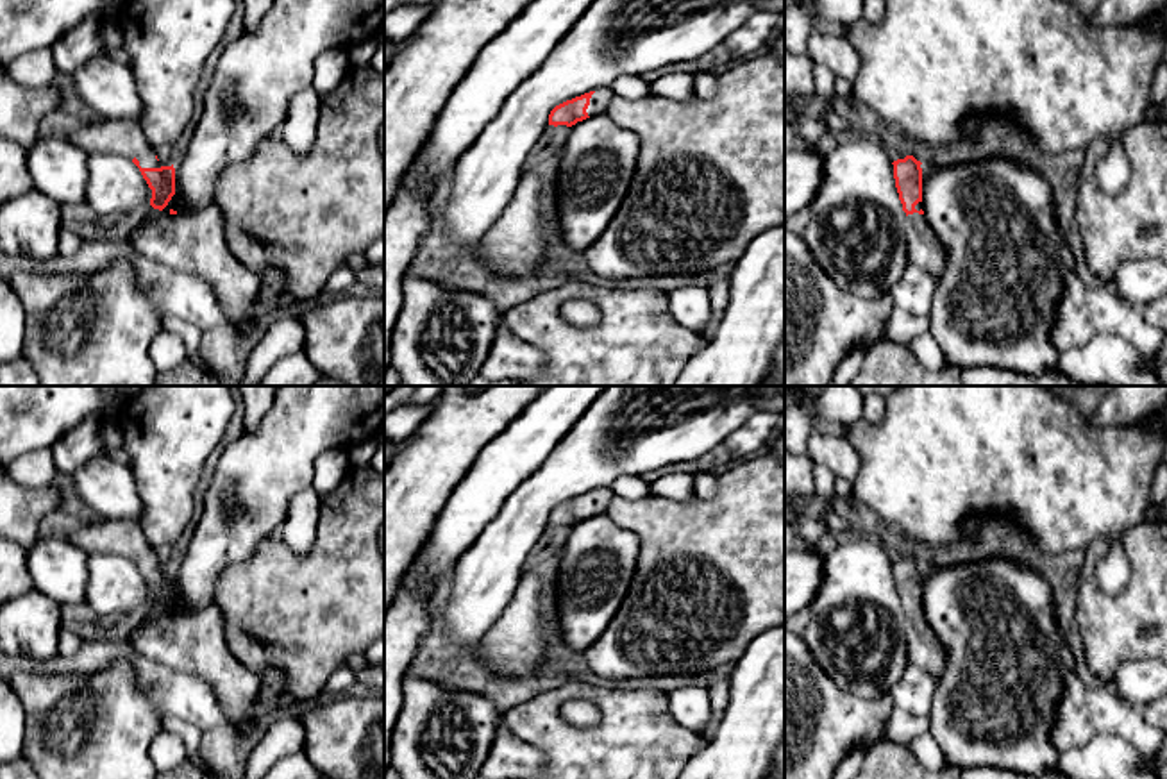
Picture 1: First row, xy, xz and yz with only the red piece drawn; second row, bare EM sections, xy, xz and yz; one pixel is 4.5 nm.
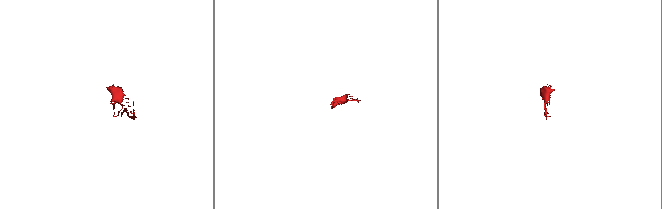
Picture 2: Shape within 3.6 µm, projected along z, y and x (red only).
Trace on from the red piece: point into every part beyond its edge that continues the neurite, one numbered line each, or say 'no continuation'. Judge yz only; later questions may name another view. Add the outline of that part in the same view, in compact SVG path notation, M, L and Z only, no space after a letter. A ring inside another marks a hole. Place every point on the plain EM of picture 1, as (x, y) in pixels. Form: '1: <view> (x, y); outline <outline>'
1: yz (924, 651); outline M908 615L906 625L908 663L926 670L935 681L945 666L945 652L924 615Z

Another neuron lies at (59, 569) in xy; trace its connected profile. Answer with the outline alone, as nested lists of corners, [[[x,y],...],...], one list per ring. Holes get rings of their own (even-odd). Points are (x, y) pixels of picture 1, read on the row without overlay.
[[[39,538],[27,549],[34,588],[68,613],[86,613],[88,559],[70,540]]]

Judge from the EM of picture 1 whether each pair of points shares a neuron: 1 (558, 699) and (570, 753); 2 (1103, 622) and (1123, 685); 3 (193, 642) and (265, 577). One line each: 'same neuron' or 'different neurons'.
1: same neuron
2: different neurons
3: different neurons

